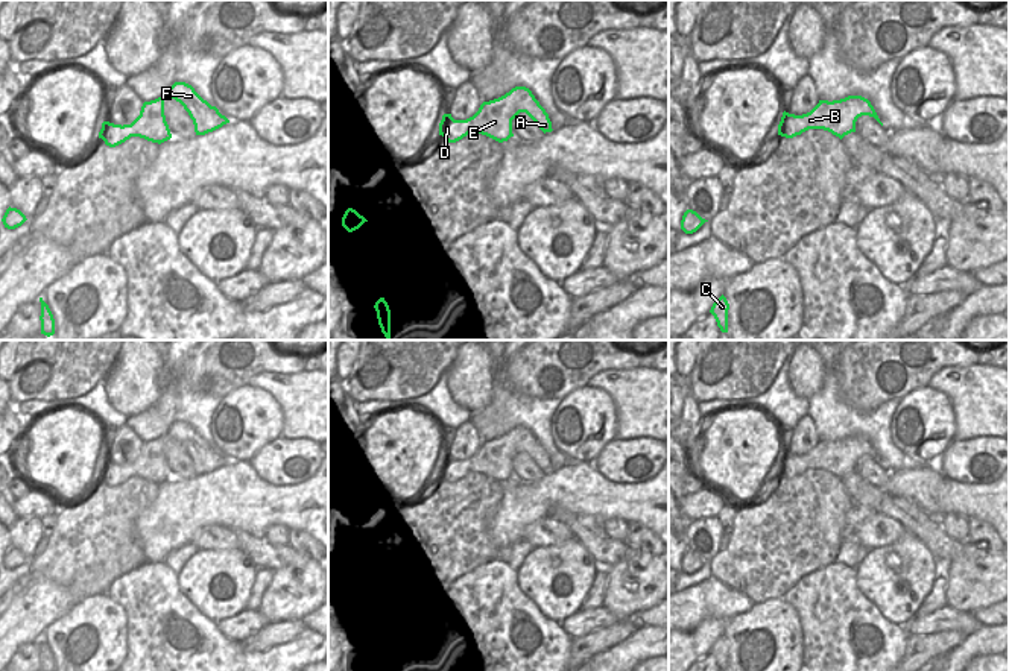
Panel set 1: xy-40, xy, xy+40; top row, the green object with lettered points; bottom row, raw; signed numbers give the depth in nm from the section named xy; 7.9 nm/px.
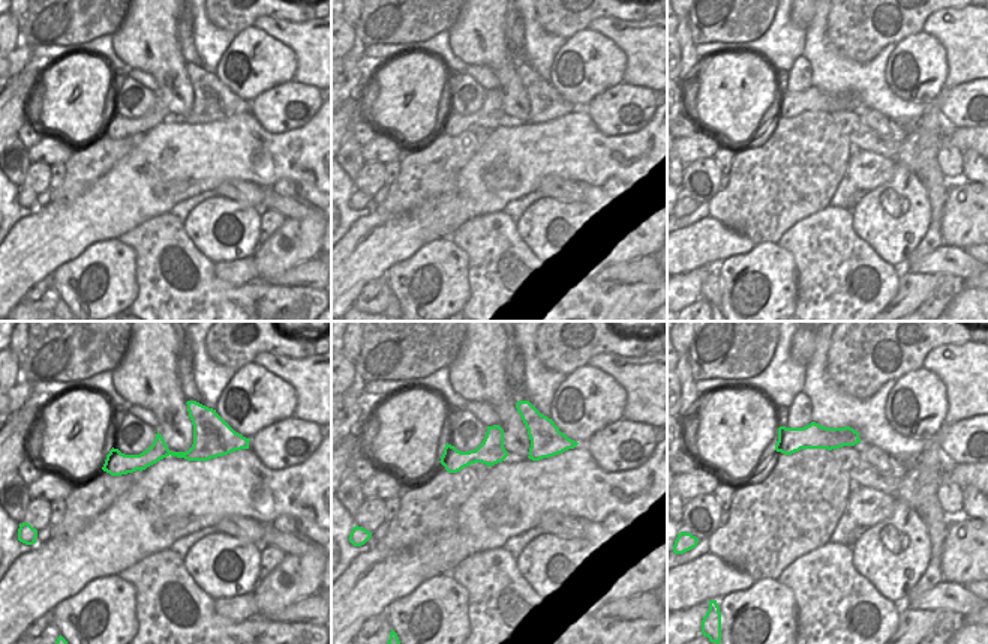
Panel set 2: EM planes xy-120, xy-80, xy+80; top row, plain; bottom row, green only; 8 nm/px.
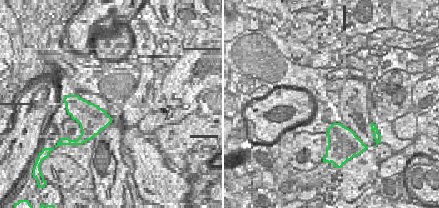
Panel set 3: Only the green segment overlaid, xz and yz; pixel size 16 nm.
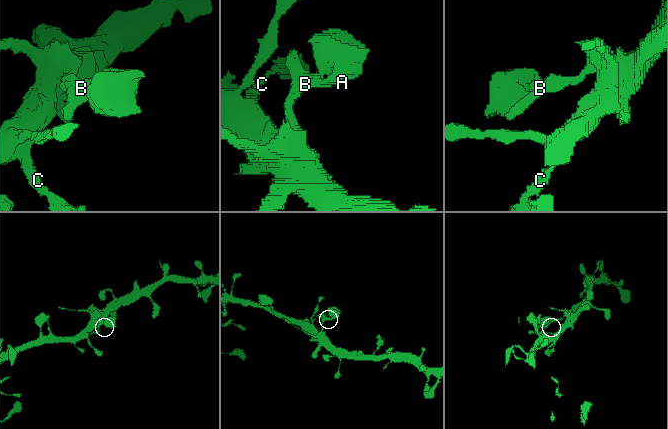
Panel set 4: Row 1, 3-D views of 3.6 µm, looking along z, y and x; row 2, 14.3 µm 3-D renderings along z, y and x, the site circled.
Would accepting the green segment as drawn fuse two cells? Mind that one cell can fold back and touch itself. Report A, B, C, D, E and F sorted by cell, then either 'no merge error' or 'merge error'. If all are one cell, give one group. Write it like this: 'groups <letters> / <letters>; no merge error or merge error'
groups A B C D E F; no merge error

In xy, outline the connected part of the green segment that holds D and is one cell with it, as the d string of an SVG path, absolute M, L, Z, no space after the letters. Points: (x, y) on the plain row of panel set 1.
M515 427L498 439L483 442L479 451L467 460L454 460L451 454L444 454L439 475L448 483L456 483L470 472L479 472L503 483L514 477L512 460L520 452L526 452L544 474L553 471L549 454L532 431L526 427Z

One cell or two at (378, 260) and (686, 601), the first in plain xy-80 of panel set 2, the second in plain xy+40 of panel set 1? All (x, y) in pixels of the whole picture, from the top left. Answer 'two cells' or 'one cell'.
two cells

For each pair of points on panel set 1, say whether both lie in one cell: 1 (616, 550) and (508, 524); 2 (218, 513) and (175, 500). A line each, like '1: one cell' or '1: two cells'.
1: two cells
2: one cell

